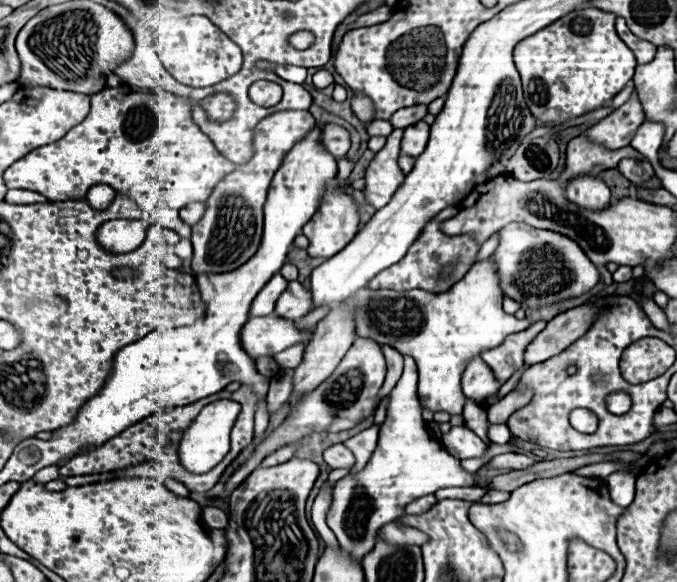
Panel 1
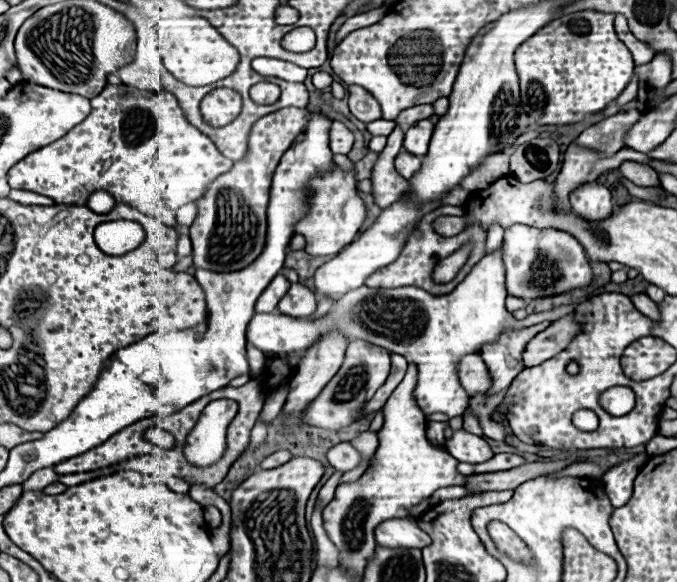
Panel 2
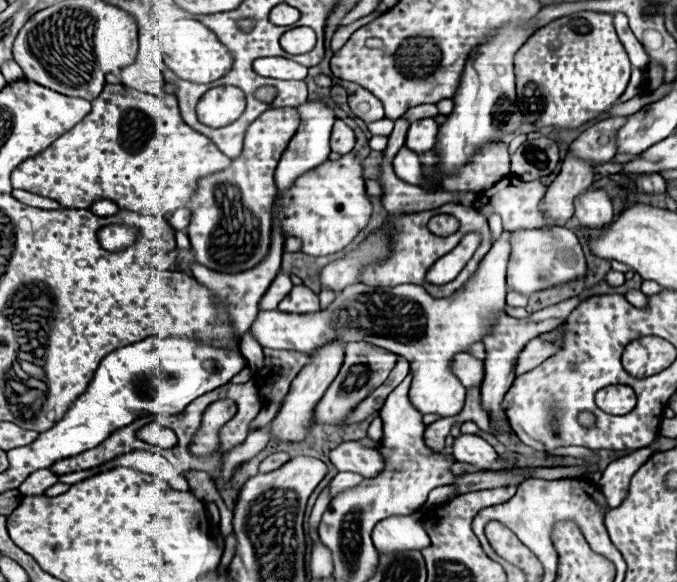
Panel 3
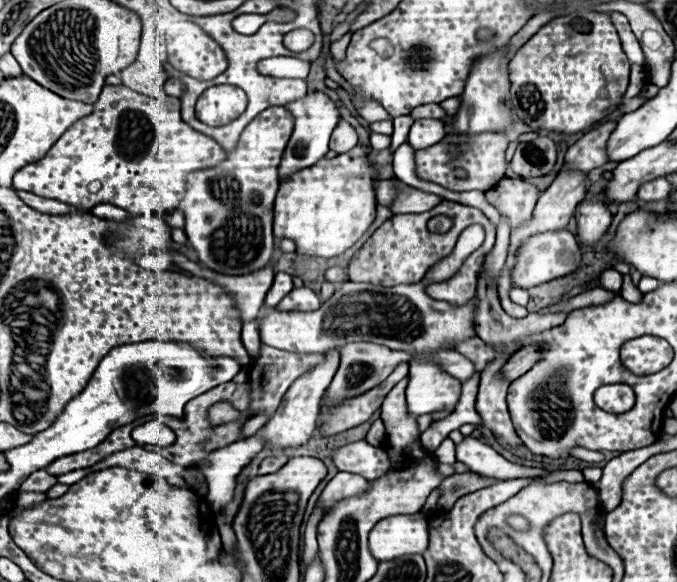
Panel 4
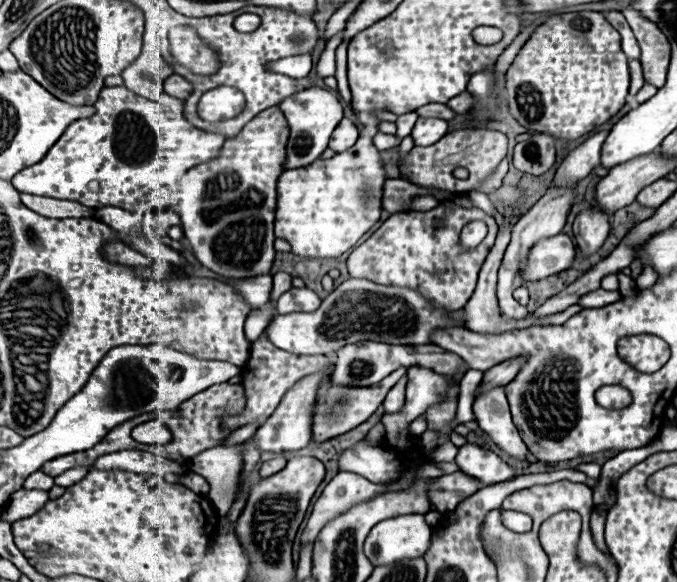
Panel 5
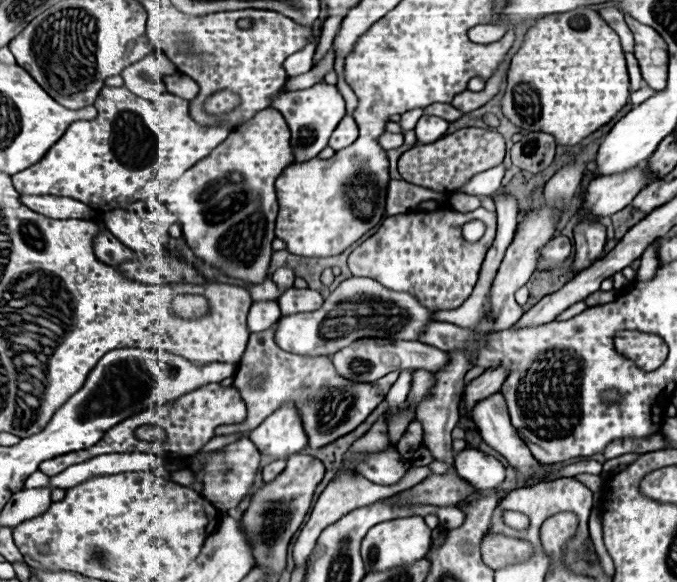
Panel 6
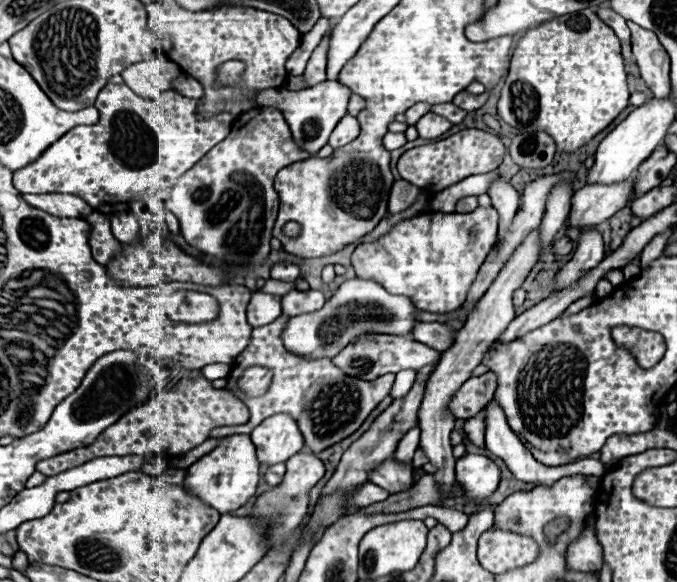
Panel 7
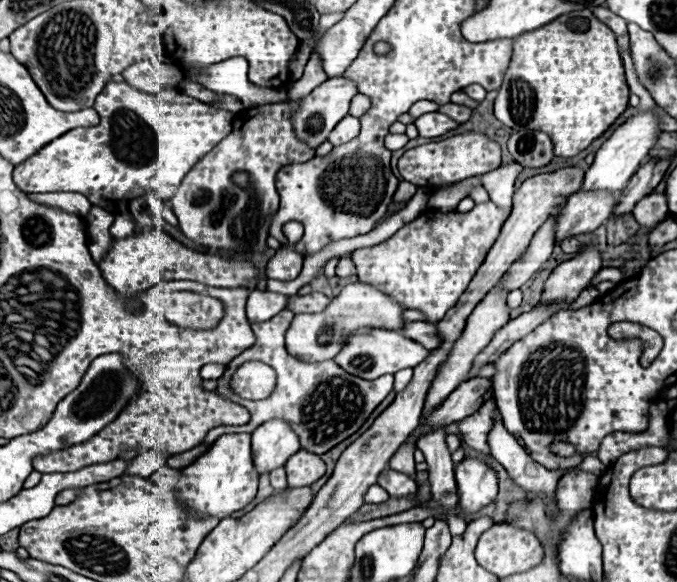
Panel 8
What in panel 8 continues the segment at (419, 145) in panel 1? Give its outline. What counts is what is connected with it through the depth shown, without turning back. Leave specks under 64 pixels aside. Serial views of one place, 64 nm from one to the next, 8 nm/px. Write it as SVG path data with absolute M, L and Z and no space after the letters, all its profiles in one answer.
M432 112L428 116L420 116L420 118L416 118L414 124L418 126L418 132L424 138L442 136L442 134L446 134L446 132L450 132L450 130L454 130L454 128L460 126L458 122L454 122L452 118L448 118L442 112Z

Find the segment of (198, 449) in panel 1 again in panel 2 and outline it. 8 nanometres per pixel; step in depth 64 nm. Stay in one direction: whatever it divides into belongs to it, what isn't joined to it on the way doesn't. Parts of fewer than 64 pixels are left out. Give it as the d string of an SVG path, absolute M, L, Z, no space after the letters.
M214 400L204 408L200 420L186 438L184 454L196 466L208 466L220 460L226 450L226 428L238 412L234 400Z

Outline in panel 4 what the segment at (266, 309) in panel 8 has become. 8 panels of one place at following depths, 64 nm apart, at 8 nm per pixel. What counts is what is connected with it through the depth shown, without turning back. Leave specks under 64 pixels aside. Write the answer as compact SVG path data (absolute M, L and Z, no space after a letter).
M260 318L252 320L252 322L246 322L242 326L242 342L244 342L244 348L248 350L250 358L258 356L258 346L260 346Z

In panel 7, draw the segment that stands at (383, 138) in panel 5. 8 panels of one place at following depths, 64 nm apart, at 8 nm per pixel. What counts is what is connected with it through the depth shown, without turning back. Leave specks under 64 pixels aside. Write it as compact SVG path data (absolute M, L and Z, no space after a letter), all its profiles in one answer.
M388 132L384 136L384 148L386 150L396 150L396 148L402 148L406 144L406 136L404 134L394 134L394 132Z

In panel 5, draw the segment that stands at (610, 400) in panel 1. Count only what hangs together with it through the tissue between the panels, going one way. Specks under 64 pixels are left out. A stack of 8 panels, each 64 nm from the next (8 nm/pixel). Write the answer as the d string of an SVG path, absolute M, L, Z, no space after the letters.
M602 386L596 392L596 402L604 408L626 408L630 404L630 392L622 386Z

